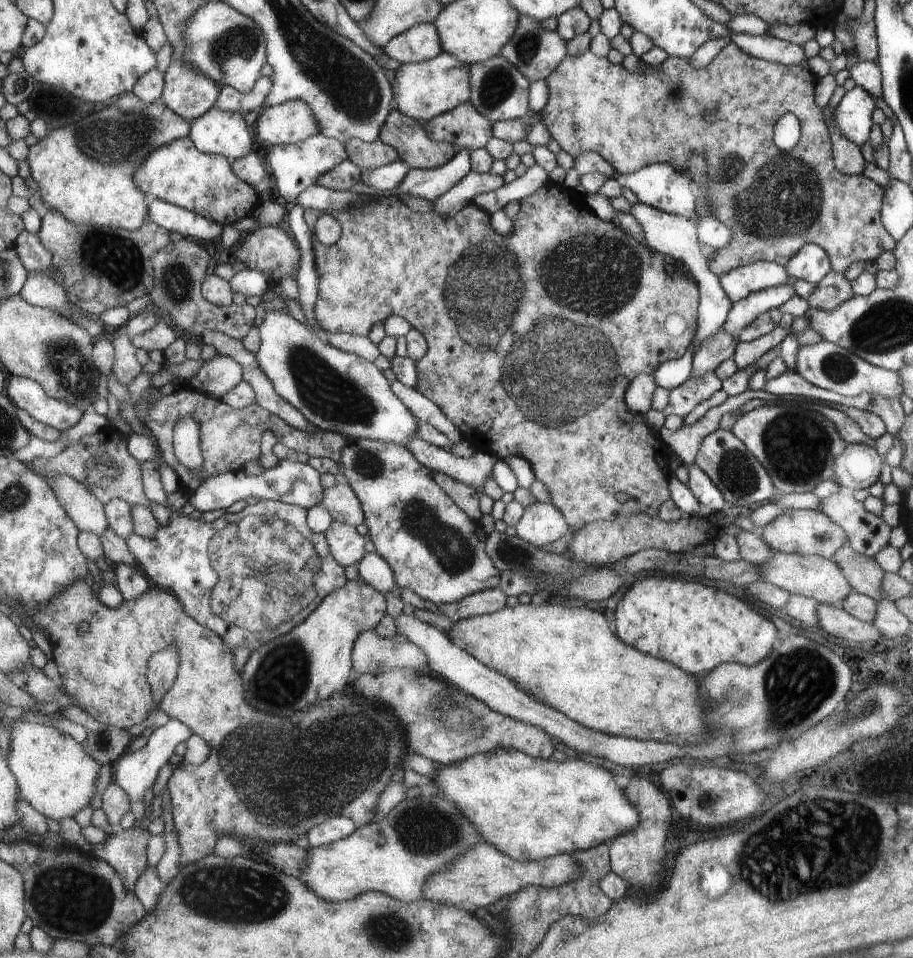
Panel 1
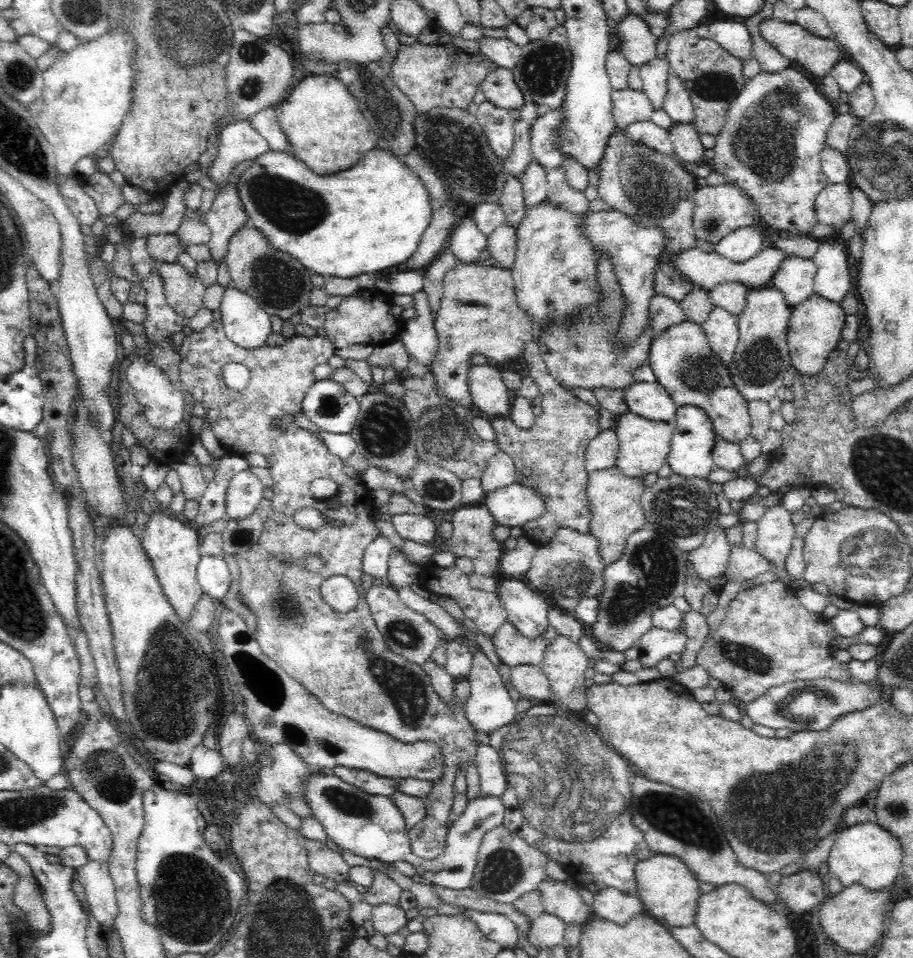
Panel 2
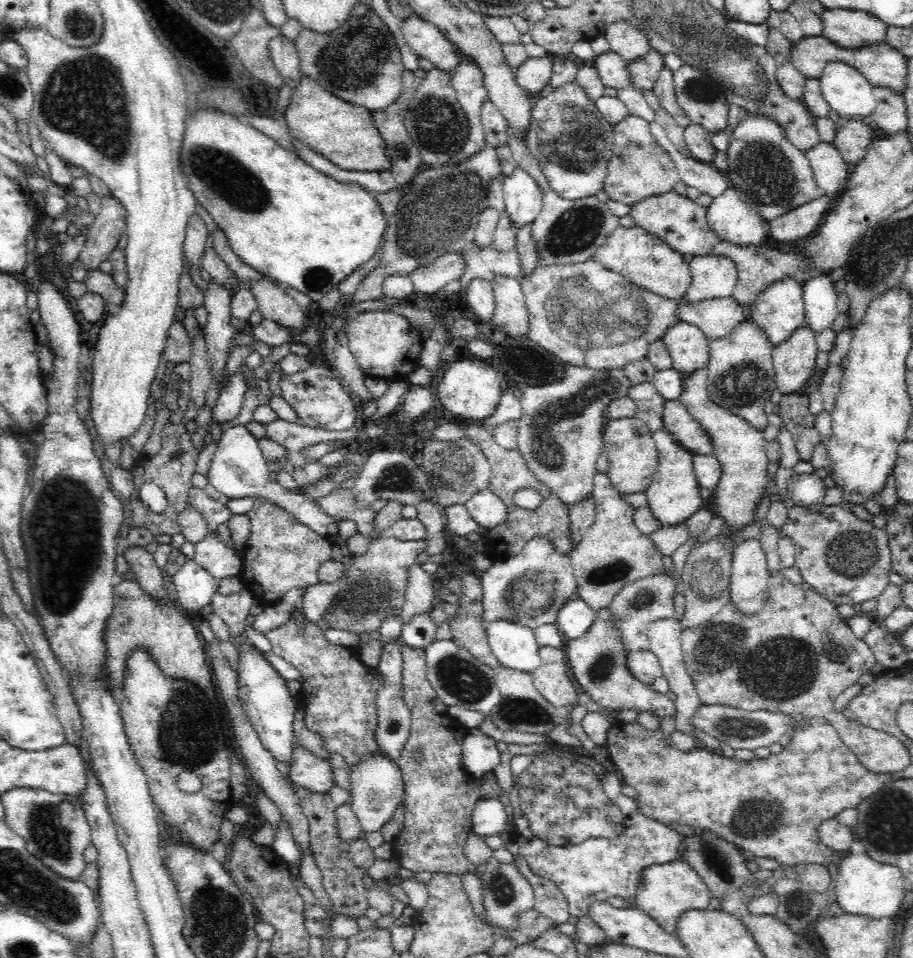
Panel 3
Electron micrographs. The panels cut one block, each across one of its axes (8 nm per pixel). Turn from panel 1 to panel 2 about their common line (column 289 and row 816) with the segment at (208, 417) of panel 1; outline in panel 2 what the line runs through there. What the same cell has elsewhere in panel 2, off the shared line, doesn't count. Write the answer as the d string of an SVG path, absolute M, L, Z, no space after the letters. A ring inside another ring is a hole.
M216 318L208 326L208 328L200 330L200 332L194 332L192 335L190 335L190 337L192 339L190 350L188 350L188 354L186 354L186 357L183 358L181 366L179 367L179 377L181 379L181 384L183 388L186 388L186 390L190 392L190 395L194 398L195 402L200 402L200 404L202 404L202 407L204 407L205 412L208 414L208 417L210 419L210 423L212 423L214 434L216 435L218 442L220 442L220 444L222 445L222 448L225 450L226 455L245 456L247 454L252 454L252 452L260 452L264 454L264 456L268 457L268 461L270 461L270 465L273 470L274 485L272 486L272 490L274 496L272 496L271 498L271 512L270 516L268 516L268 520L266 520L266 524L264 524L259 542L253 544L246 552L234 555L236 564L238 564L239 574L237 579L239 591L237 592L237 594L239 595L239 602L241 606L244 606L246 610L249 610L254 615L254 620L256 621L256 627L253 630L255 632L255 639L260 645L261 651L265 653L265 655L268 656L270 660L273 660L280 668L282 668L282 670L284 670L284 672L286 672L288 676L291 676L294 680L297 680L298 684L301 684L312 696L315 696L317 698L317 701L320 702L320 704L322 704L322 706L324 706L324 708L327 708L330 712L333 712L337 715L347 716L348 718L351 718L352 720L355 720L357 723L363 724L364 726L386 732L386 734L392 735L395 739L398 739L403 743L413 743L417 740L432 740L436 743L436 745L442 747L442 751L444 751L444 757L446 757L446 764L443 765L443 776L435 782L434 788L431 789L430 794L424 797L424 799L426 799L427 816L424 817L418 825L415 825L412 829L409 830L409 838L411 841L411 850L413 851L413 854L415 854L418 858L434 860L434 858L438 858L438 856L442 855L442 852L444 852L444 848L446 846L447 832L449 830L449 820L451 817L453 817L452 804L454 804L454 798L456 798L457 795L454 789L456 774L458 774L458 770L466 771L466 768L468 768L468 766L470 766L470 764L472 763L474 763L474 765L476 766L477 750L481 745L481 743L478 742L478 739L476 739L476 729L474 729L474 726L470 724L470 721L468 721L468 717L466 717L466 700L468 700L468 696L470 696L471 690L469 677L462 677L458 681L456 681L456 679L453 679L453 703L450 703L450 701L444 701L444 699L442 699L442 697L438 695L436 688L432 685L432 682L430 681L430 675L426 673L426 670L422 667L422 665L416 662L412 662L408 660L408 658L397 655L396 653L392 652L392 650L390 650L390 647L388 647L388 645L386 645L386 639L384 638L384 635L382 635L382 633L380 633L380 631L378 630L378 627L376 626L377 621L373 617L373 613L371 612L371 609L367 604L367 600L365 599L365 594L367 590L362 587L362 581L360 580L363 572L364 550L366 550L366 548L368 548L368 545L380 534L378 527L376 527L376 525L374 524L373 514L375 509L372 507L372 499L370 499L369 493L370 490L364 485L364 482L360 478L348 476L345 470L346 462L343 461L339 456L332 454L328 450L326 443L324 443L324 441L322 441L320 437L316 437L316 435L312 434L312 431L304 429L298 424L284 425L283 428L278 428L276 425L276 420L280 418L280 416L286 416L286 414L294 414L299 412L300 408L302 408L302 398L304 398L306 392L308 392L308 388L310 388L310 386L312 386L317 381L314 376L314 369L320 364L328 363L330 358L332 358L332 356L336 354L336 349L328 338L322 338L322 336L318 336L316 334L311 337L295 334L294 338L286 339L286 342L284 342L282 346L265 345L260 349L240 349L225 336L225 329L223 328L223 322L221 318ZM232 362L246 366L246 369L248 369L248 373L250 373L250 378L244 391L230 391L224 383L222 377L223 367L226 364ZM194 365L201 365L201 368L198 370L194 370ZM314 478L330 478L330 480L334 482L334 485L336 485L335 494L329 496L328 498L323 498L322 500L314 498L309 491L310 482L312 482ZM305 506L312 506L316 508L316 510L324 513L324 515L328 517L328 524L325 524L324 528L318 530L304 530L303 528L300 528L297 524L294 524L294 512L296 512L298 508L302 508ZM314 554L318 558L323 559L323 565L317 571L310 571L310 569L308 569L308 567L306 567L306 565L304 564L306 564L306 558L308 558L308 556L314 556ZM335 574L346 576L351 581L353 581L356 602L351 612L335 612L321 595L320 588L322 582L327 578L334 576Z

